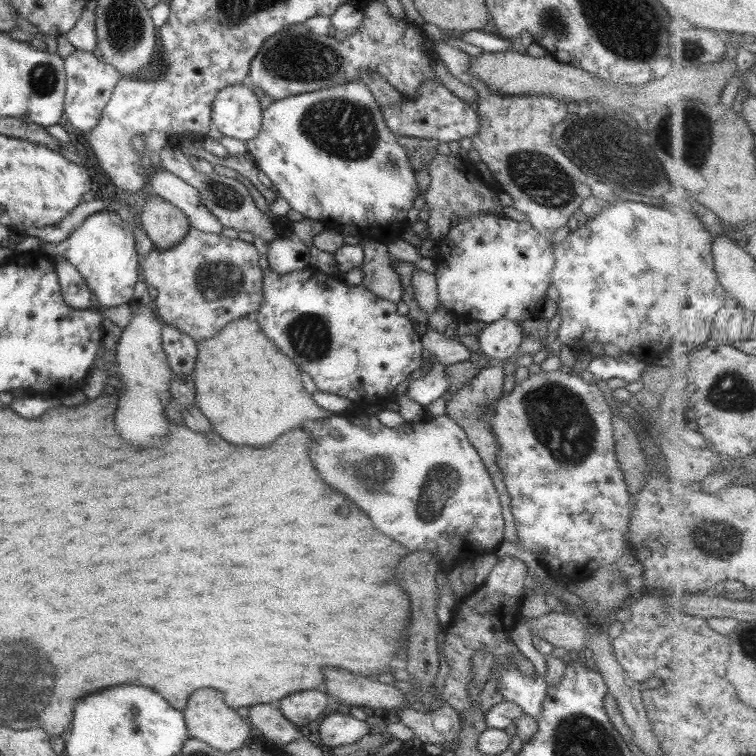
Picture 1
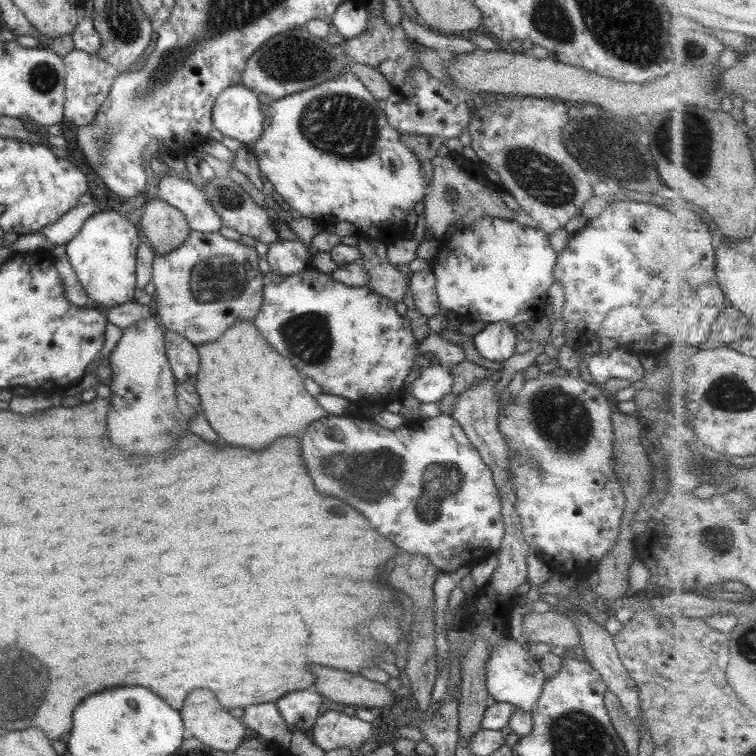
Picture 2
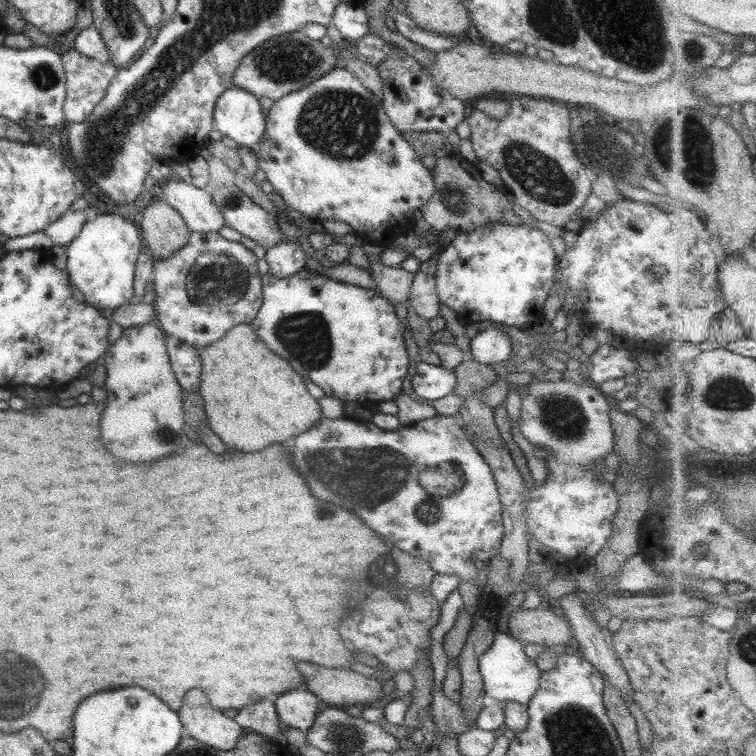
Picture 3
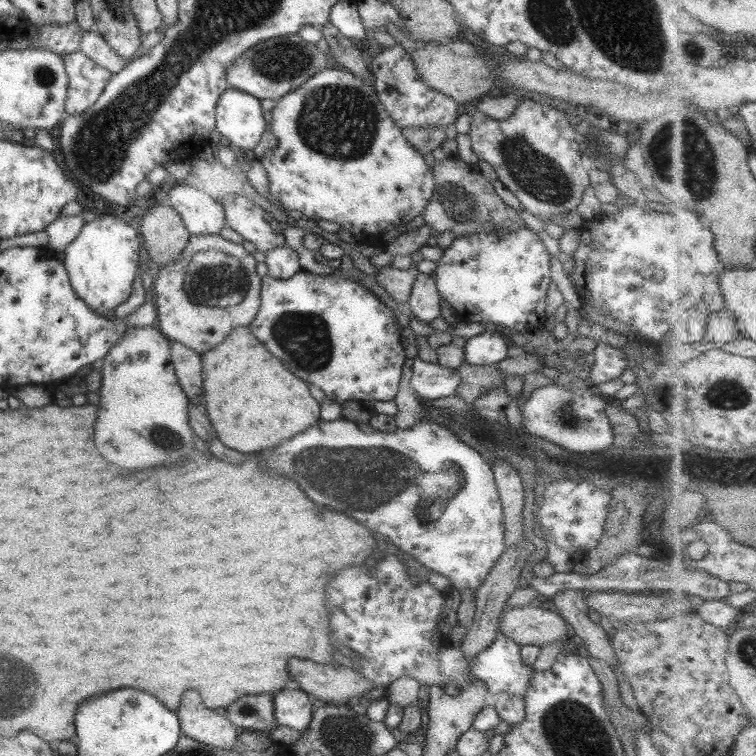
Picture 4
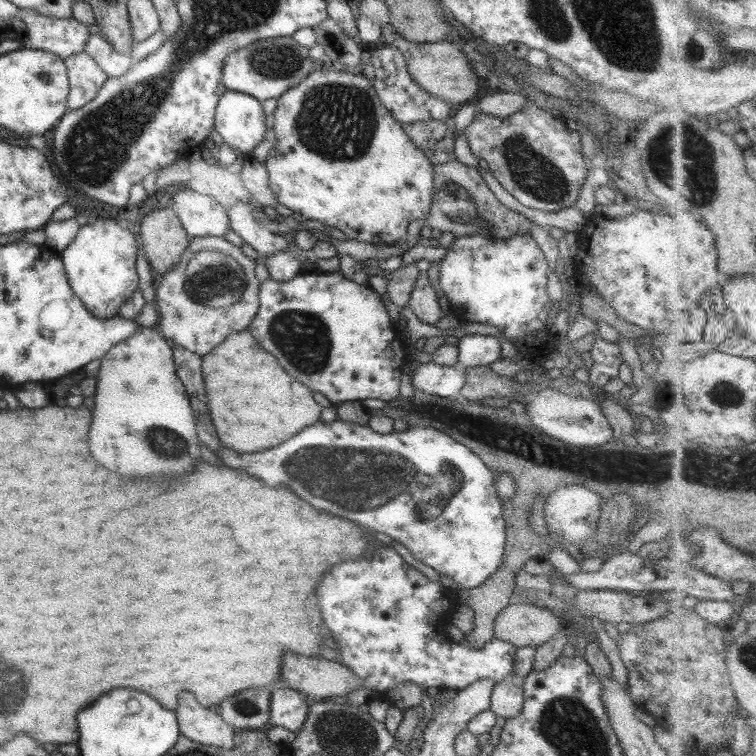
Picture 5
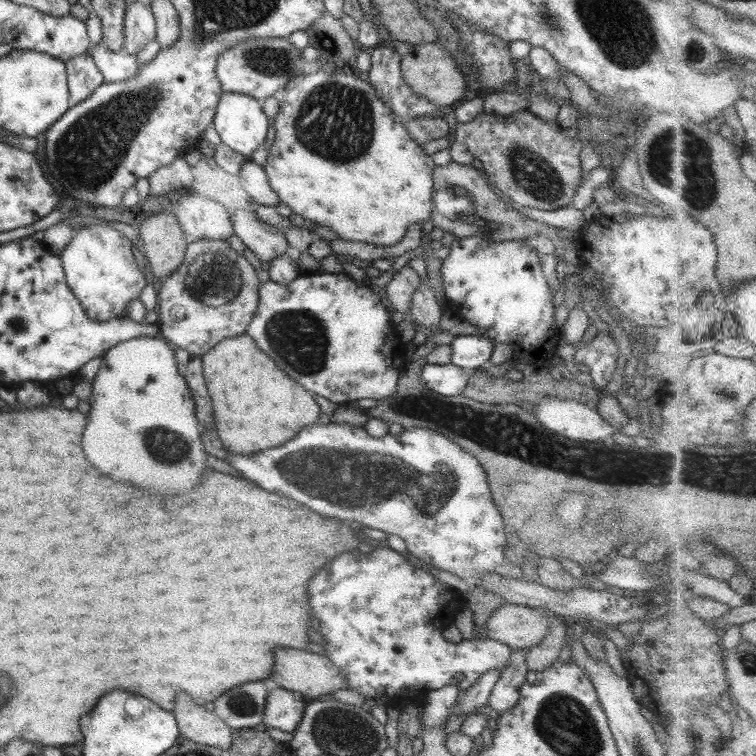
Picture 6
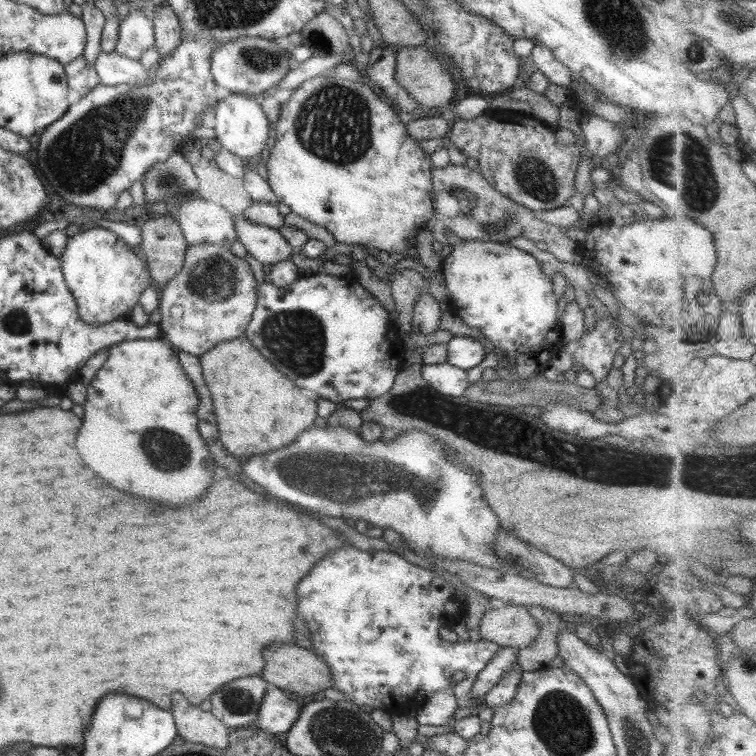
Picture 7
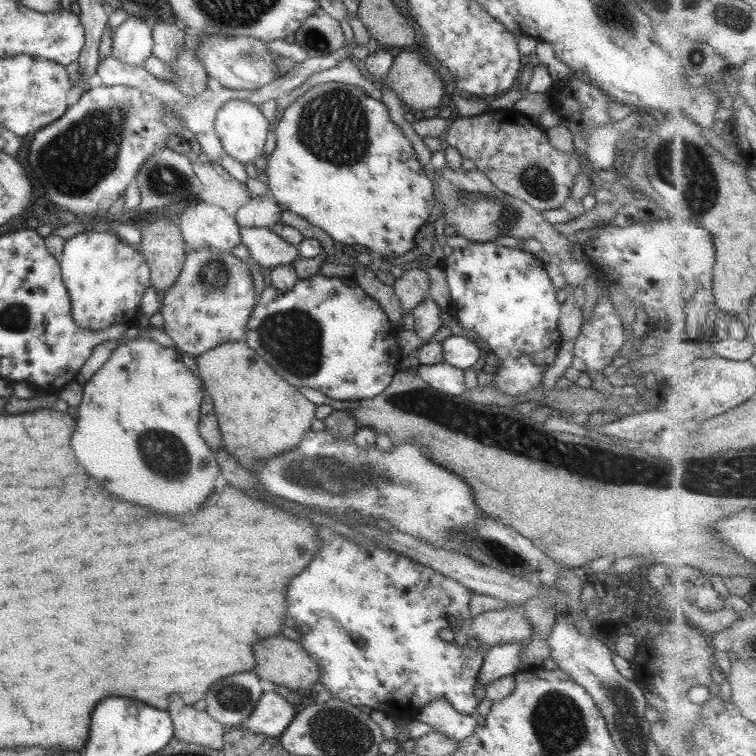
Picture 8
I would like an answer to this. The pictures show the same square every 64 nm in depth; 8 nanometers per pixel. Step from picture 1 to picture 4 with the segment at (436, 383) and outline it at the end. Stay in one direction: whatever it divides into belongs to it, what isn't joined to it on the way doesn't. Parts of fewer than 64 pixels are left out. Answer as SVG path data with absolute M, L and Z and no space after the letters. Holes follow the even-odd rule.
M415 357L411 370L413 375L409 386L417 396L426 400L455 396L455 390L459 385L457 369L447 369L436 363L423 362Z

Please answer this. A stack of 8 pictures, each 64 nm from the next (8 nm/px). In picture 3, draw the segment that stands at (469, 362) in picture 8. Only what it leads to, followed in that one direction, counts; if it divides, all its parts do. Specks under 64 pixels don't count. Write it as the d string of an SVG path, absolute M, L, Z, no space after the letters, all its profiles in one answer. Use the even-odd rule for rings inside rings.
M487 328L481 332L472 333L469 341L471 360L481 365L495 364L510 359L513 342L503 329Z

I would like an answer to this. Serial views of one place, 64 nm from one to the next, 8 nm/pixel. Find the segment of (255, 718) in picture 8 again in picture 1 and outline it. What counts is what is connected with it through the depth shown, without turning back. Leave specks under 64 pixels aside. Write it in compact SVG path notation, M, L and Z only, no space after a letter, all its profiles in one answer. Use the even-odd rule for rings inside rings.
M322 689L289 693L276 704L279 712L297 728L318 721L325 706L327 706L327 695Z

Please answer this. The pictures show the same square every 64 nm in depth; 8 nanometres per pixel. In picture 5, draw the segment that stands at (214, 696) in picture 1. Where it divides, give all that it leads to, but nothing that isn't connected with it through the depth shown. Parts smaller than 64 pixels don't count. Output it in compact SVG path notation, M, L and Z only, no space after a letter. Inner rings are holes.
M179 692L173 709L181 735L205 746L230 749L235 729L201 706L190 692Z

